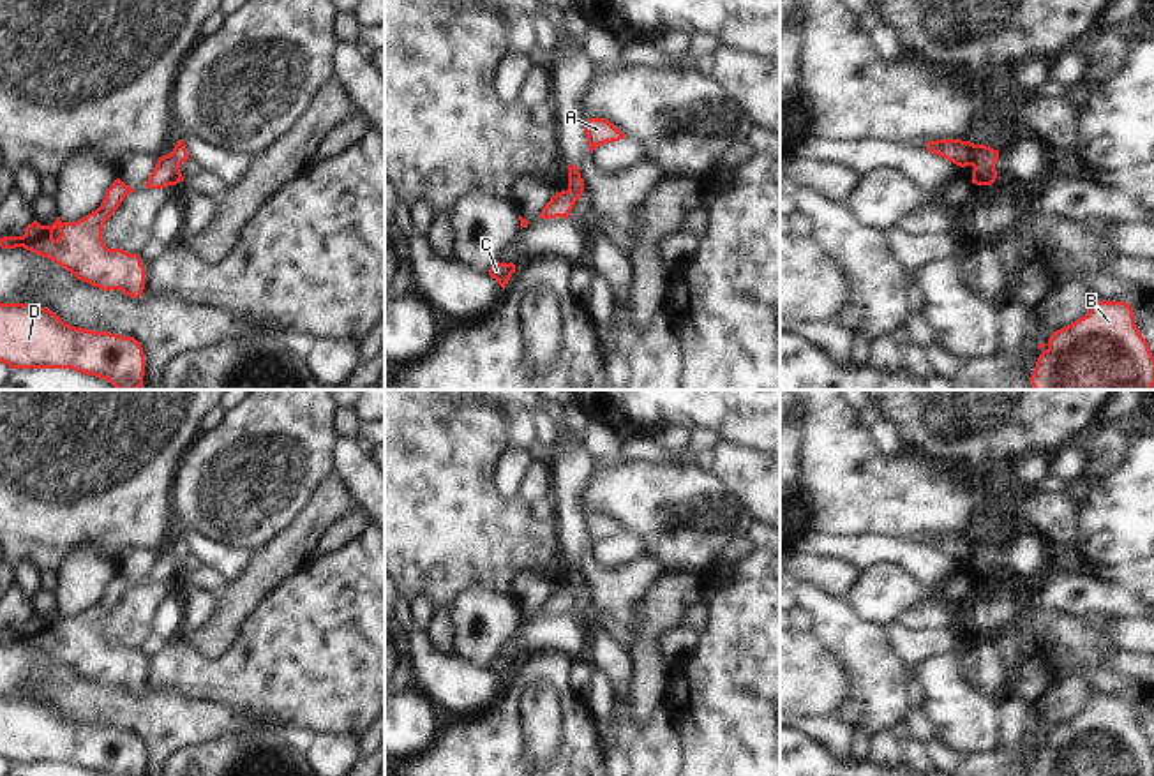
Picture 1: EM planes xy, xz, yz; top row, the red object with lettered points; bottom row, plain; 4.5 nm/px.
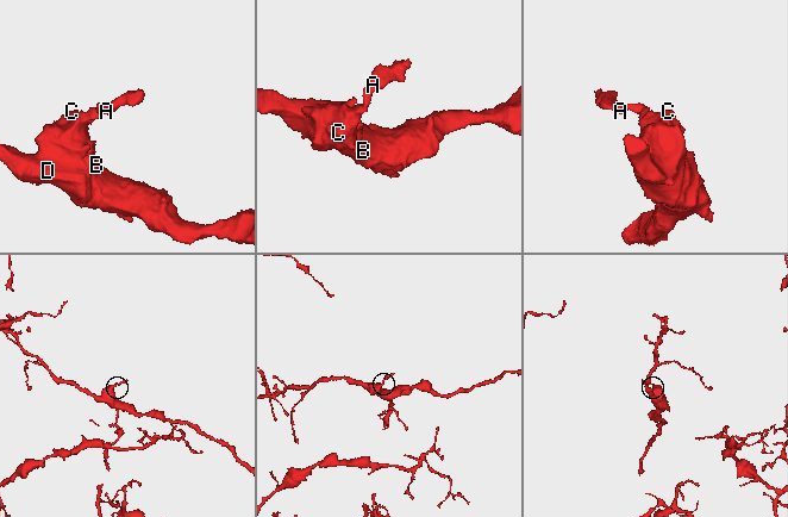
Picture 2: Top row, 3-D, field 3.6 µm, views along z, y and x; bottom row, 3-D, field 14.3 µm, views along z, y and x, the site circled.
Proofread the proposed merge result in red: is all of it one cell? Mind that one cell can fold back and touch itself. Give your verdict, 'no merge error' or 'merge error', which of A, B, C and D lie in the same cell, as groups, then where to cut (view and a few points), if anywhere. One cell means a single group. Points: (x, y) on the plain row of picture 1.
no merge error; A B C D; no cut

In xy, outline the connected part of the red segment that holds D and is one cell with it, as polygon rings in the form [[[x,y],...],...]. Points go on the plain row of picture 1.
[[[0,698],[0,758],[11,764],[72,764],[108,776],[143,776],[145,750],[134,732],[76,723],[35,698]]]

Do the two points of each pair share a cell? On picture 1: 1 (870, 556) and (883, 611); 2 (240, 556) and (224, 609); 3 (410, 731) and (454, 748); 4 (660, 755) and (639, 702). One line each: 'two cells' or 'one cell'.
1: two cells
2: two cells
3: two cells
4: two cells

